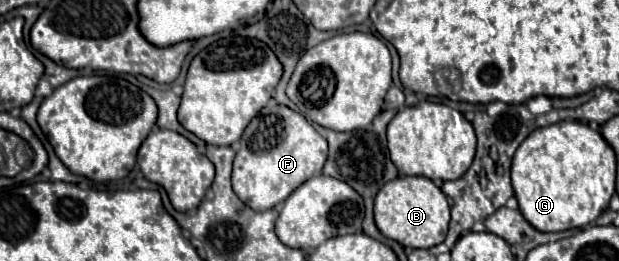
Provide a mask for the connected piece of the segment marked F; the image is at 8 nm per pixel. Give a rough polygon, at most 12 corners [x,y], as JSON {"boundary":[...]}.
{"boundary":[[269,103],[233,161],[253,211],[321,173],[327,141],[297,111]]}

